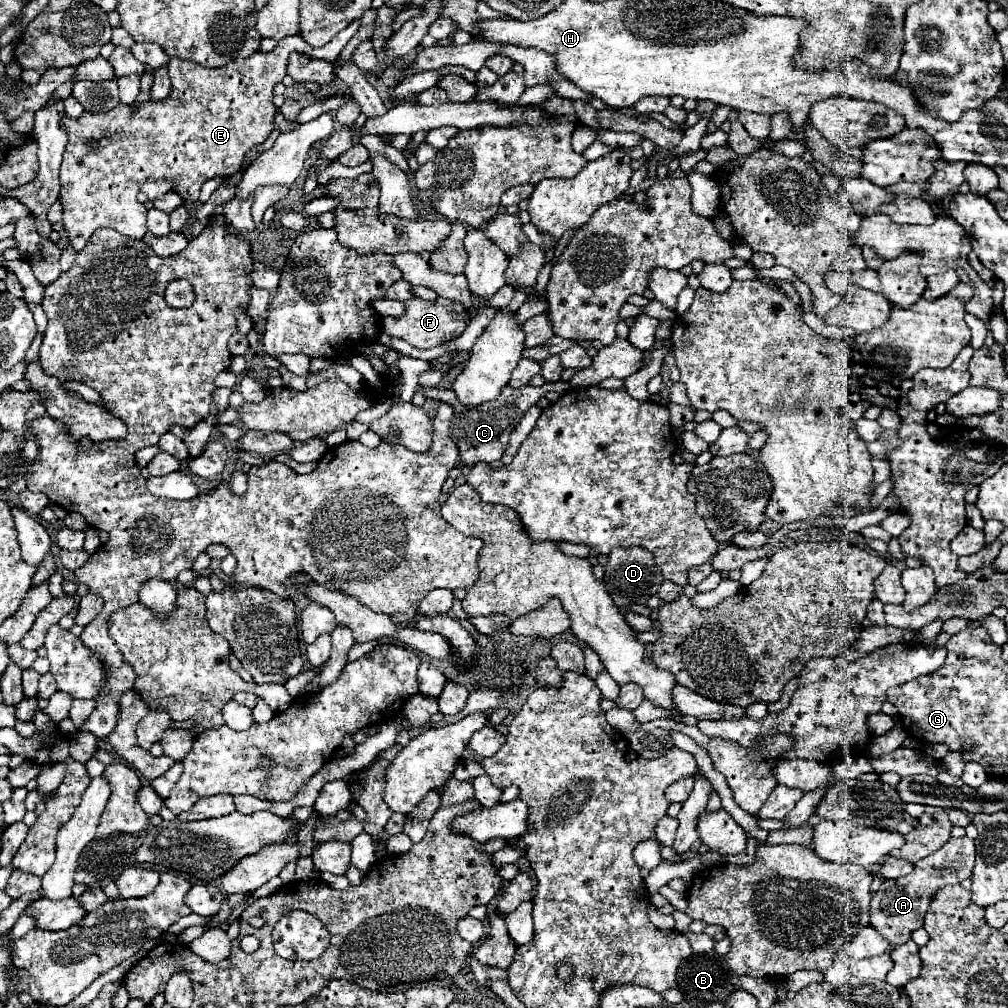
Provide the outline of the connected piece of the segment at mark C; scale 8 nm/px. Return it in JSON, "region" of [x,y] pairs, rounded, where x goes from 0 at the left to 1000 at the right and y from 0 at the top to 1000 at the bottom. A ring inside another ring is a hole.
{"region":[[[554,377],[554,379],[542,379],[536,385],[530,383],[520,383],[520,385],[506,385],[500,383],[498,391],[494,393],[494,397],[476,401],[476,403],[458,403],[448,387],[440,387],[440,385],[423,385],[423,383],[415,383],[413,389],[419,389],[423,395],[433,395],[433,397],[440,397],[444,401],[450,403],[450,415],[446,421],[446,435],[450,435],[450,438],[456,444],[456,456],[460,462],[470,462],[474,458],[494,458],[500,452],[500,446],[504,444],[504,435],[508,431],[508,427],[514,423],[514,419],[518,417],[518,413],[522,411],[522,407],[526,403],[530,403],[544,387],[554,387],[554,391],[560,391],[562,387],[565,387],[565,379]]]}

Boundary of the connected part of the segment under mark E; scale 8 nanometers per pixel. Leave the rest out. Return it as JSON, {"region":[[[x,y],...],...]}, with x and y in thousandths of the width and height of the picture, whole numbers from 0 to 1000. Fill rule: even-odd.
{"region":[[[351,20],[347,26],[343,26],[339,32],[335,32],[335,34],[333,34],[323,46],[319,46],[319,48],[310,48],[310,46],[306,46],[298,36],[284,36],[284,38],[276,40],[276,44],[274,44],[274,48],[272,48],[270,52],[252,52],[248,58],[236,58],[236,60],[232,60],[232,62],[226,62],[226,63],[220,65],[220,67],[210,67],[210,69],[208,69],[208,67],[202,67],[202,65],[198,65],[198,63],[194,63],[194,62],[185,62],[185,60],[179,60],[179,58],[169,58],[167,67],[169,67],[169,77],[171,77],[171,89],[169,89],[169,93],[167,93],[161,101],[143,101],[135,110],[132,109],[132,105],[125,105],[119,102],[111,109],[101,111],[101,113],[83,111],[81,117],[77,117],[77,119],[71,119],[71,117],[65,117],[65,115],[63,115],[63,117],[62,117],[62,123],[63,123],[63,127],[67,129],[67,143],[65,143],[63,159],[62,159],[62,167],[60,167],[60,183],[62,183],[60,200],[62,200],[62,208],[63,208],[63,212],[62,212],[62,224],[63,224],[65,232],[67,232],[69,244],[71,244],[75,250],[79,250],[79,248],[85,244],[87,236],[91,234],[91,230],[93,230],[95,226],[101,226],[101,224],[109,224],[109,226],[113,226],[115,230],[123,232],[123,234],[141,238],[146,230],[146,207],[136,198],[136,193],[137,190],[139,190],[139,185],[141,185],[143,181],[147,181],[147,179],[171,179],[171,181],[175,183],[179,194],[181,194],[185,200],[192,200],[192,198],[196,198],[198,185],[200,185],[204,179],[208,179],[208,177],[222,177],[222,175],[234,173],[234,171],[240,167],[242,153],[244,153],[250,145],[260,143],[260,141],[268,135],[268,131],[272,129],[272,113],[274,113],[276,109],[274,109],[274,105],[270,103],[270,97],[272,97],[270,87],[272,87],[276,81],[280,81],[280,77],[285,74],[284,67],[288,54],[290,54],[290,52],[298,52],[298,54],[304,54],[304,56],[310,56],[310,58],[317,58],[317,60],[323,60],[323,62],[331,62],[331,60],[337,56],[339,48],[345,44],[345,40],[355,32],[355,28],[357,28],[357,20]]]}

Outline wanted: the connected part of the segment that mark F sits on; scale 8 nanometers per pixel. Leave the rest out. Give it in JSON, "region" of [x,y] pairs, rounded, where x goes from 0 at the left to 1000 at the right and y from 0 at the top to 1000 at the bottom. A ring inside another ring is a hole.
{"region":[[[409,296],[403,300],[403,312],[397,315],[383,313],[379,315],[379,329],[383,329],[389,335],[399,335],[411,345],[423,347],[431,345],[438,339],[444,339],[446,335],[454,335],[464,321],[464,310],[456,300],[444,298],[444,296],[433,296],[431,300],[423,300],[417,296]]]}

